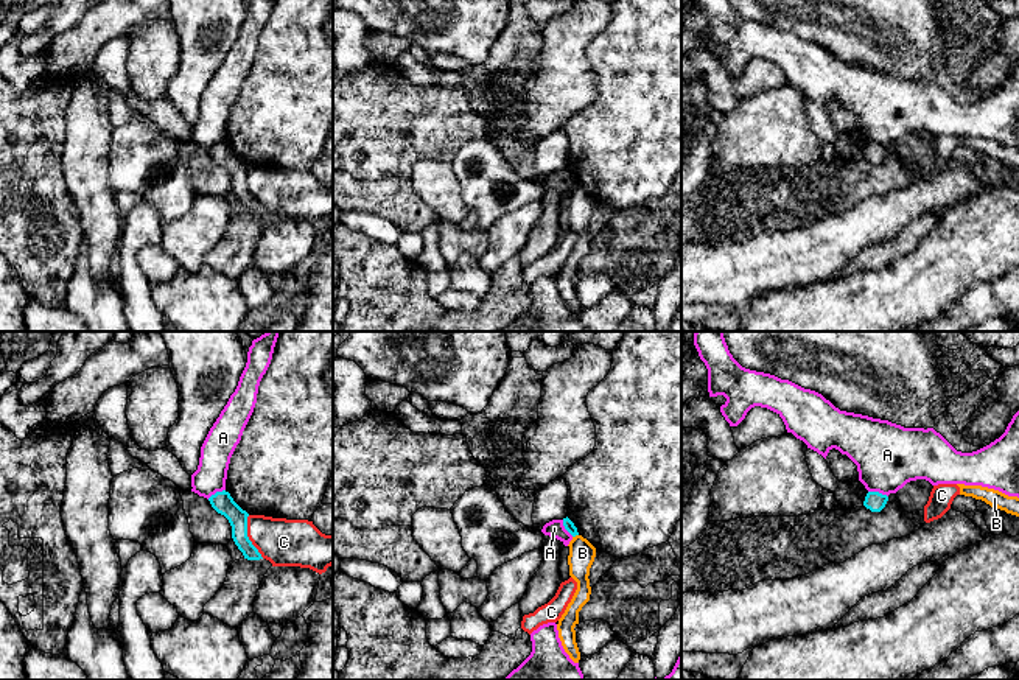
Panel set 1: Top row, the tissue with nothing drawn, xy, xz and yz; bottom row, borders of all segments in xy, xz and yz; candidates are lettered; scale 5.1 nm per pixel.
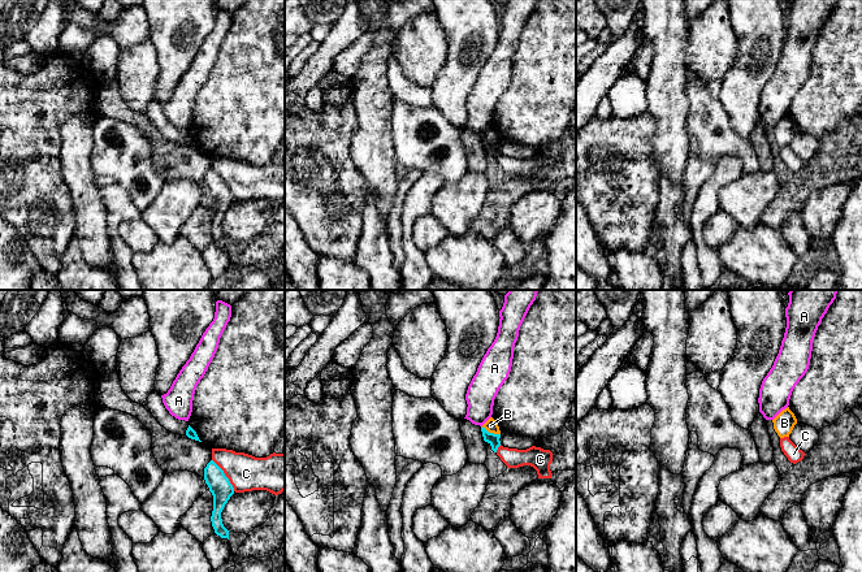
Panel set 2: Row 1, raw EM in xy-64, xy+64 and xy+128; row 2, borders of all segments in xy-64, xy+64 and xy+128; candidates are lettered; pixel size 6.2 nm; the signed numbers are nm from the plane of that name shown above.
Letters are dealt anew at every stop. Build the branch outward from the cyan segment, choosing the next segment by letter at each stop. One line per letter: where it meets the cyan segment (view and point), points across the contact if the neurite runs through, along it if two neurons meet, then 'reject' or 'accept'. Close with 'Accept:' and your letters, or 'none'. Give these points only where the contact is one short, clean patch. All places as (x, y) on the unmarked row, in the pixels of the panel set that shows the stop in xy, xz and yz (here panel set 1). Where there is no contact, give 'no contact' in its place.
A: yz (878, 143) | along yz (868, 142), (878, 142), (887, 148) | reject
B: xz (574, 187) | along xz (577, 185), (573, 189) | reject
C: xy (248, 189) | along xy (248, 167), (248, 190), (263, 209) | reject
Accept: none

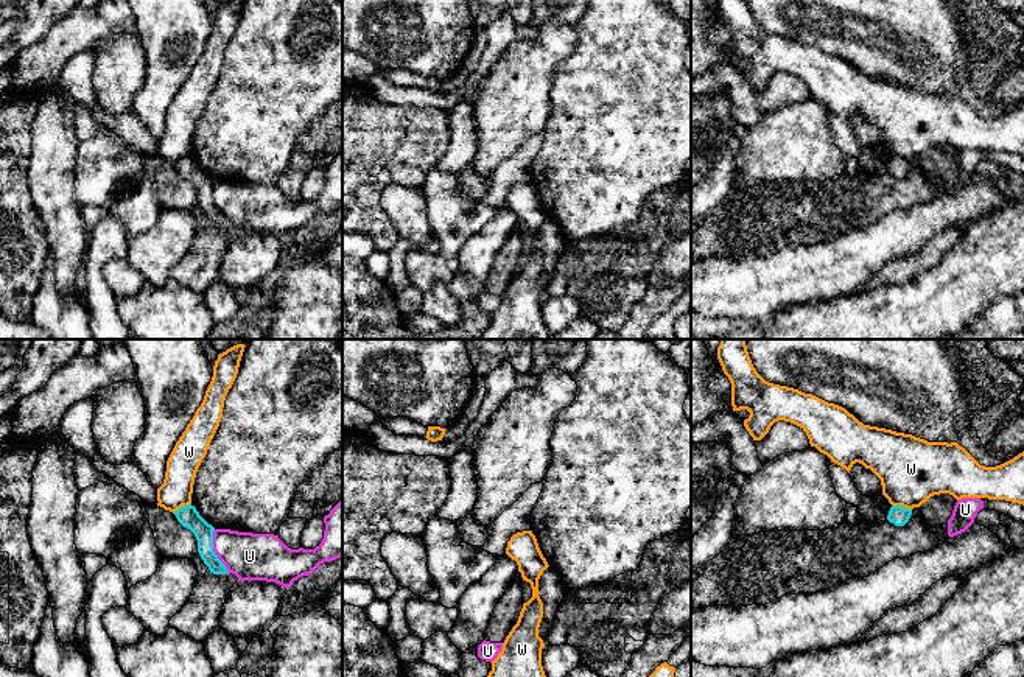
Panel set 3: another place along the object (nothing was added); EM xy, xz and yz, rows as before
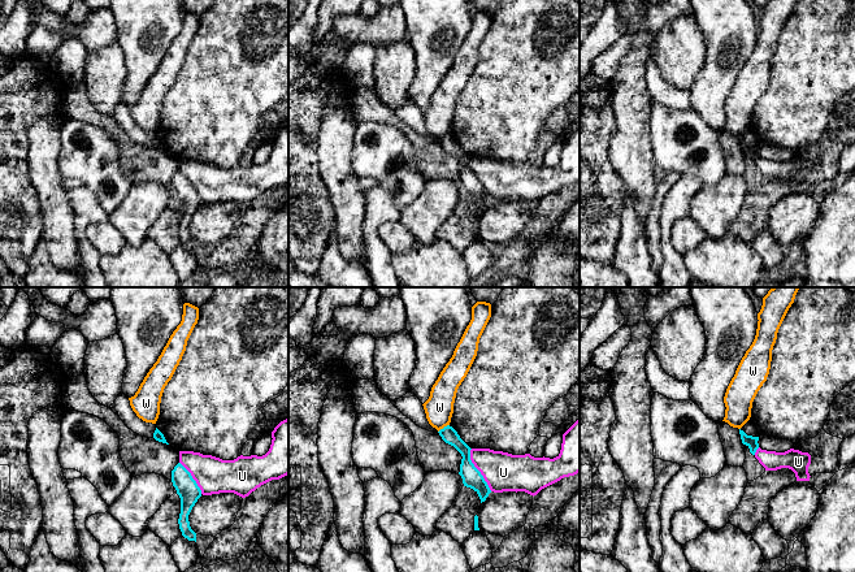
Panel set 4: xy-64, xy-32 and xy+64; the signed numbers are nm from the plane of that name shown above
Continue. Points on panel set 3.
U: xy (213, 203) | along xy (213, 181), (213, 204), (229, 223) | reject
W: yz (901, 157) | along yz (892, 156), (901, 156), (911, 162) | reject
Accept: none

